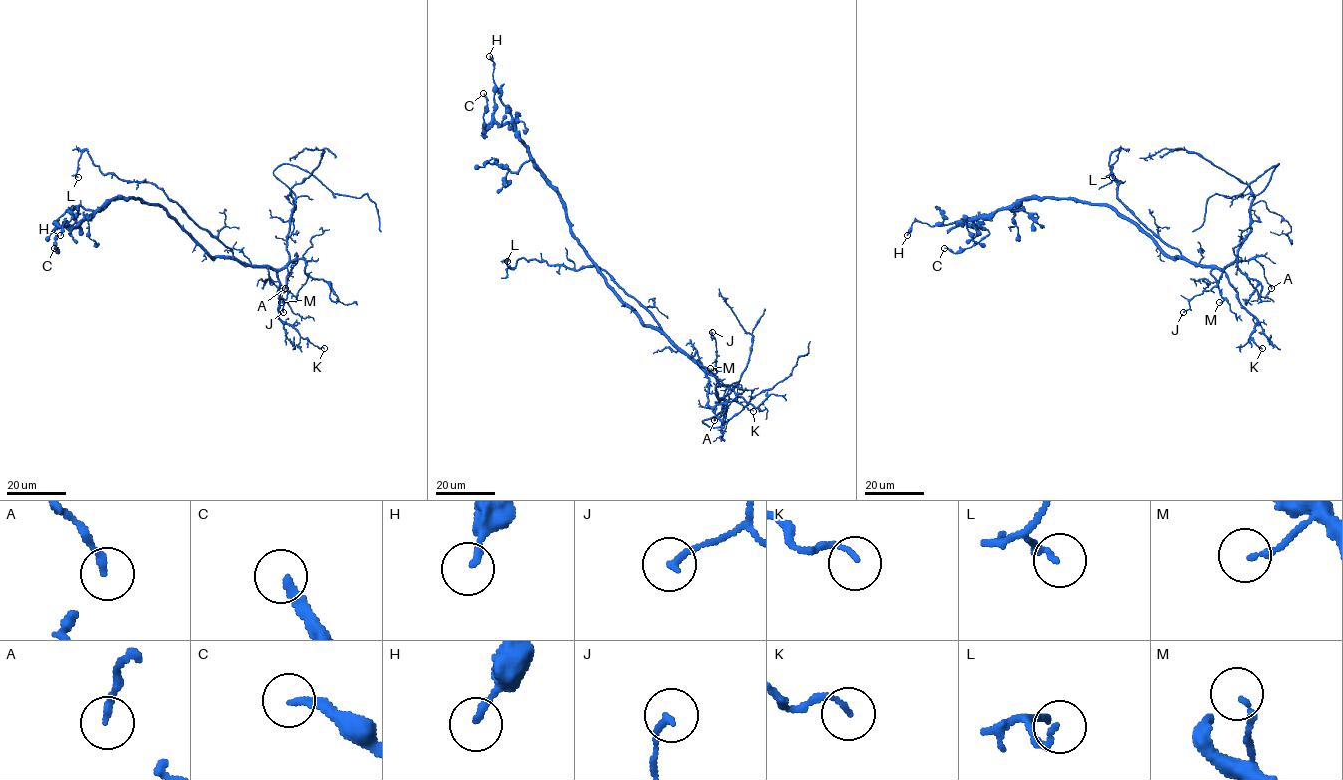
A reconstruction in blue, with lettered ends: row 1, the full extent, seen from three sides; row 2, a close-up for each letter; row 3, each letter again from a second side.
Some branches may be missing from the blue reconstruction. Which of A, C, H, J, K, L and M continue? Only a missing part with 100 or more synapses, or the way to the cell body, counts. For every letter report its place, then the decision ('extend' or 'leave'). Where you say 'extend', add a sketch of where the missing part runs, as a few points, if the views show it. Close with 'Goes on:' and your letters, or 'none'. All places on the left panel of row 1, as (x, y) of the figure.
A: (285, 288) | leave
C: (54, 248) | leave
H: (60, 235) | leave
J: (283, 312) | leave
K: (324, 348) | leave
L: (78, 177) | leave
M: (281, 302) | leave
Goes on: none

